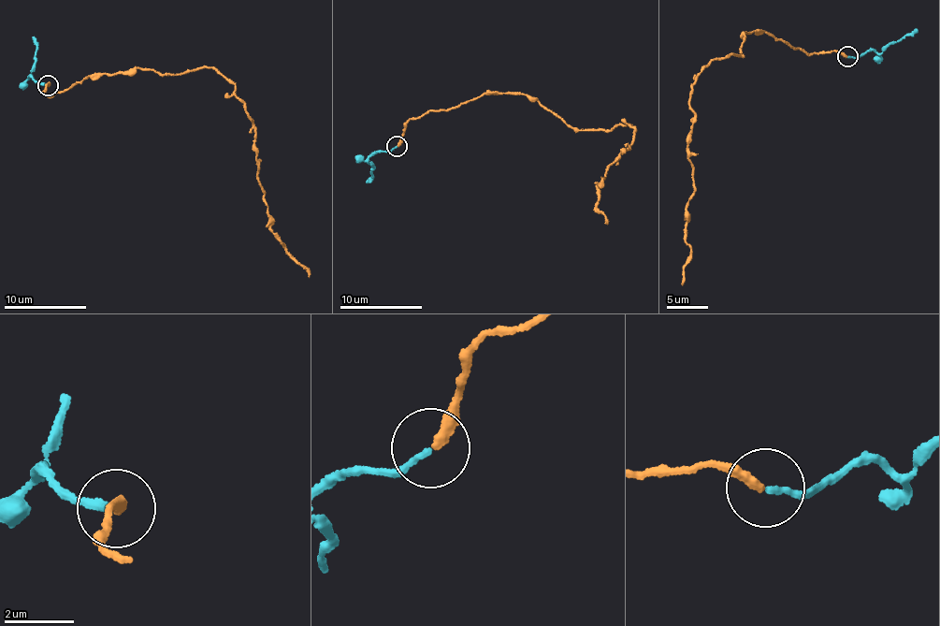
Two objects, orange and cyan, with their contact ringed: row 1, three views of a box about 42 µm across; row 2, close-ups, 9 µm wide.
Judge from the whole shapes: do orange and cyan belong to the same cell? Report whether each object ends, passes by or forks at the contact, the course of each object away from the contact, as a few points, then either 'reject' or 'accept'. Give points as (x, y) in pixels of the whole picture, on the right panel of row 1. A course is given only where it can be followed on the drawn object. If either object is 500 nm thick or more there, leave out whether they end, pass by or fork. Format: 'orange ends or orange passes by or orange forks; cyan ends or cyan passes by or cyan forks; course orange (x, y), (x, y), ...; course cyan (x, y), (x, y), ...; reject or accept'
orange ends; cyan ends; course orange (847, 57), (813, 54), (753, 31), (741, 36), (741, 55), (714, 60), (697, 75), (682, 285); course cyan (847, 57), (873, 50), (878, 53), (918, 29); accept

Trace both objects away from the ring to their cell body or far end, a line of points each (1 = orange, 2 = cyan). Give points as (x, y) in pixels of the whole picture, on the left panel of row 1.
1: (49, 85), (47, 96), (104, 73), (217, 69), (231, 80), (253, 123), (268, 228), (308, 278)
2: (49, 85), (30, 78), (37, 51), (34, 36)

